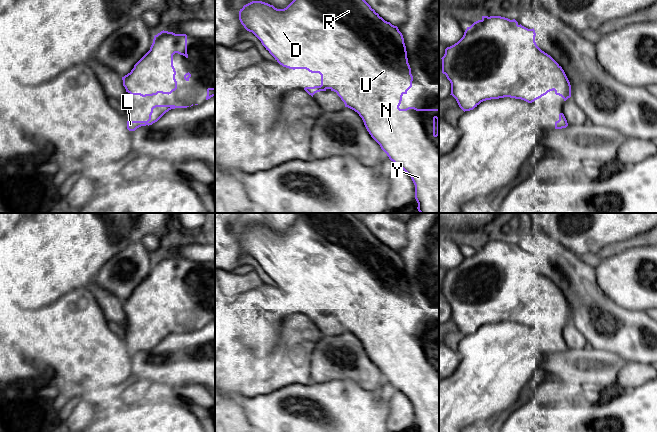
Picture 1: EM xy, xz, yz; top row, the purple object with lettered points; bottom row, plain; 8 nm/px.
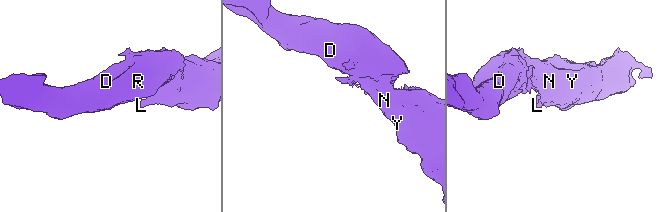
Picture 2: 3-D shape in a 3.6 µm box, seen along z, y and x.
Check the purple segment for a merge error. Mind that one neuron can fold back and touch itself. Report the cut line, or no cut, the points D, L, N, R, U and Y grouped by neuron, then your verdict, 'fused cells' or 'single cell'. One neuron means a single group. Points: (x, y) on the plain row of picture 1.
no cut | D L N R U Y | single cell

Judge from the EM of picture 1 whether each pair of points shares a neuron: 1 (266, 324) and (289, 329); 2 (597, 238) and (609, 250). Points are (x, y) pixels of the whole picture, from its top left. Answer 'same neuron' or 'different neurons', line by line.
1: different neurons
2: different neurons

